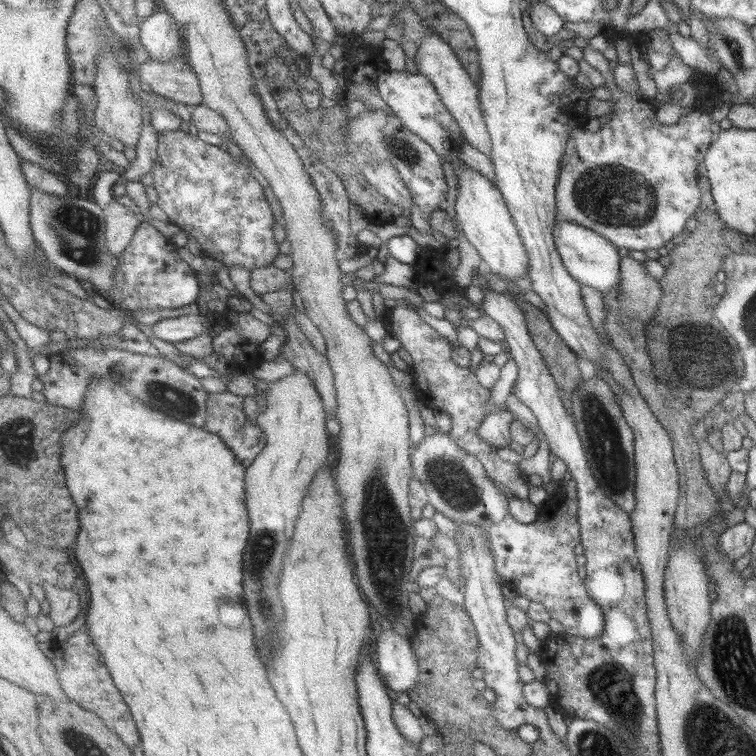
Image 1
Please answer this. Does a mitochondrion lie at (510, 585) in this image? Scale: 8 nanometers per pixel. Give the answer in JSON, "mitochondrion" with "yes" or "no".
{"mitochondrion":"no"}

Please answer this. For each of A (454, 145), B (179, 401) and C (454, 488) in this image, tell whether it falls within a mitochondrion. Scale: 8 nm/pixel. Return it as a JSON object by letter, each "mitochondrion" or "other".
{"A":"other","B":"mitochondrion","C":"mitochondrion"}

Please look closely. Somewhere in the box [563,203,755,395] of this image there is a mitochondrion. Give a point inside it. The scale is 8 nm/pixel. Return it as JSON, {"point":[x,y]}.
{"point":[694,354]}

